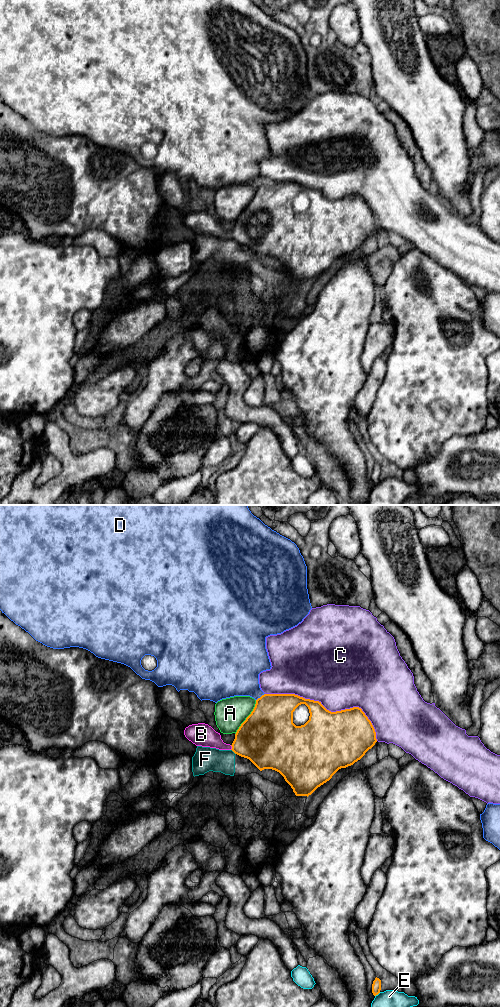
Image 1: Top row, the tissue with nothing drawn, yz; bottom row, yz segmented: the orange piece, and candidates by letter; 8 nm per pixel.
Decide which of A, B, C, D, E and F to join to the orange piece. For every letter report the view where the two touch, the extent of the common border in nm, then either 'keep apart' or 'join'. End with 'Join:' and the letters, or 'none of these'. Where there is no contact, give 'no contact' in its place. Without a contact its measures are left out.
A: yz | 320 nm | keep apart
B: yz | 40 nm | join
C: yz | 1000 nm | keep apart
D: yz | 90 nm | keep apart
E: yz | 60 nm | keep apart
F: yz | 60 nm | keep apart
Join: B

